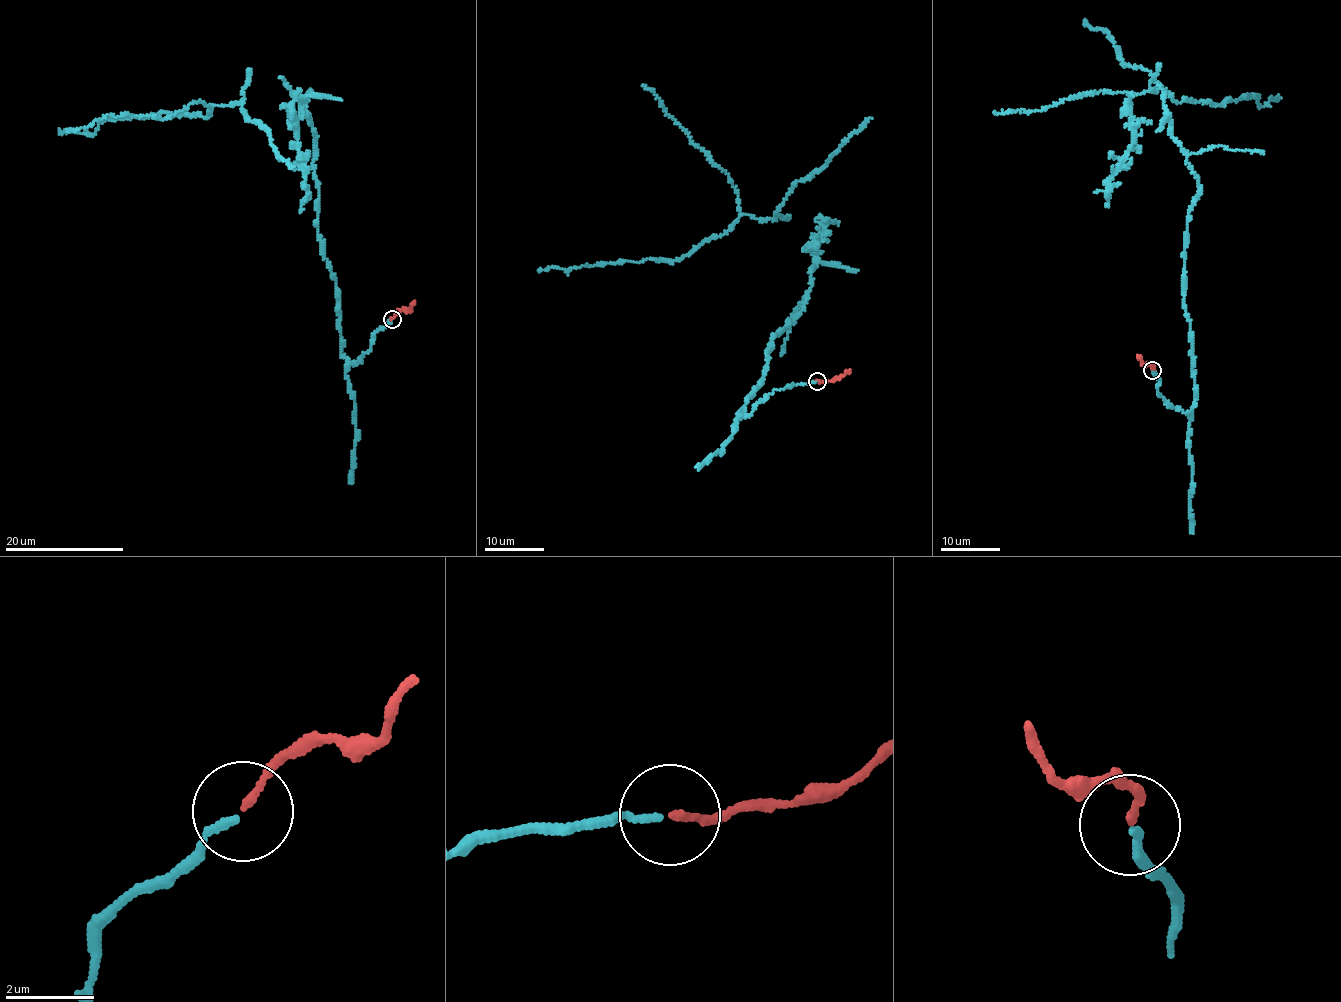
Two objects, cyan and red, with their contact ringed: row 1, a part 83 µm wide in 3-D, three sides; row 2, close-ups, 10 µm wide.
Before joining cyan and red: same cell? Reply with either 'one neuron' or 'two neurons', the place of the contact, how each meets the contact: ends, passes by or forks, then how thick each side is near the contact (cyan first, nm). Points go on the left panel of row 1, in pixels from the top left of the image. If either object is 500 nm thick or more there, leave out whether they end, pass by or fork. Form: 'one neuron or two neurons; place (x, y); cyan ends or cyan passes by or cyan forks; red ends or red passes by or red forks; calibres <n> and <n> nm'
one neuron; place (392, 319); cyan ends; red ends; calibres 150 and 150 nm

